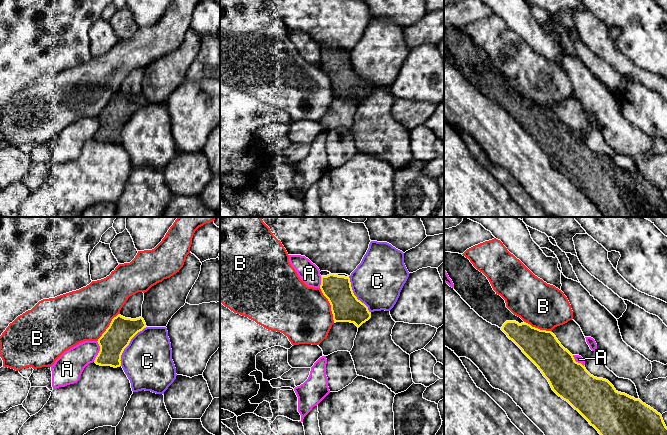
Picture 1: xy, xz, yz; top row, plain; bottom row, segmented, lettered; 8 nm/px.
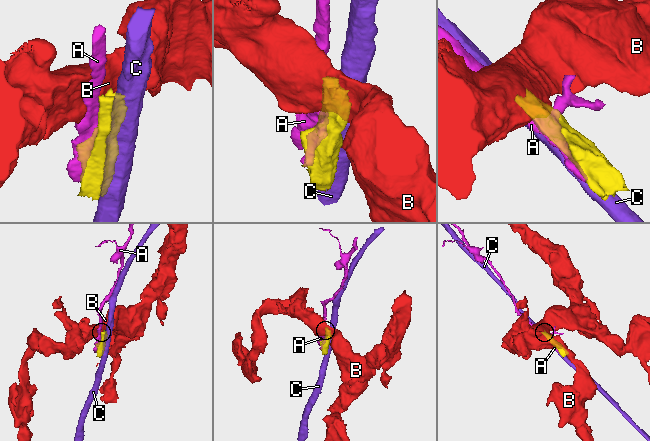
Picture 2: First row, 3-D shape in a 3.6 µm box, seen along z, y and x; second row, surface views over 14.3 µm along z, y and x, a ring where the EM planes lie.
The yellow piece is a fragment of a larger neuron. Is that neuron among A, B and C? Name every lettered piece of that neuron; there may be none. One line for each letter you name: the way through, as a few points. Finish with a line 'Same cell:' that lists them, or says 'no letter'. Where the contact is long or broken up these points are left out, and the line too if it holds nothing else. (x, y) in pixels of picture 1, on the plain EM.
Same cell: no letter

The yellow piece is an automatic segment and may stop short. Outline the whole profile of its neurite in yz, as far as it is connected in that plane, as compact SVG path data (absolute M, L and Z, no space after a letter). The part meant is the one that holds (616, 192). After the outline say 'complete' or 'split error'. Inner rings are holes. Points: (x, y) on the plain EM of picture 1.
M444 28L444 46L454 60L454 66L480 93L492 101L498 102L522 128L538 143L548 156L552 166L577 186L605 217L667 217L667 203L662 191L640 175L618 168L606 155L591 151L573 131L565 125L551 107L540 106L524 98L507 83L505 76L492 64L487 53L477 46L468 34L459 29Z | split error

